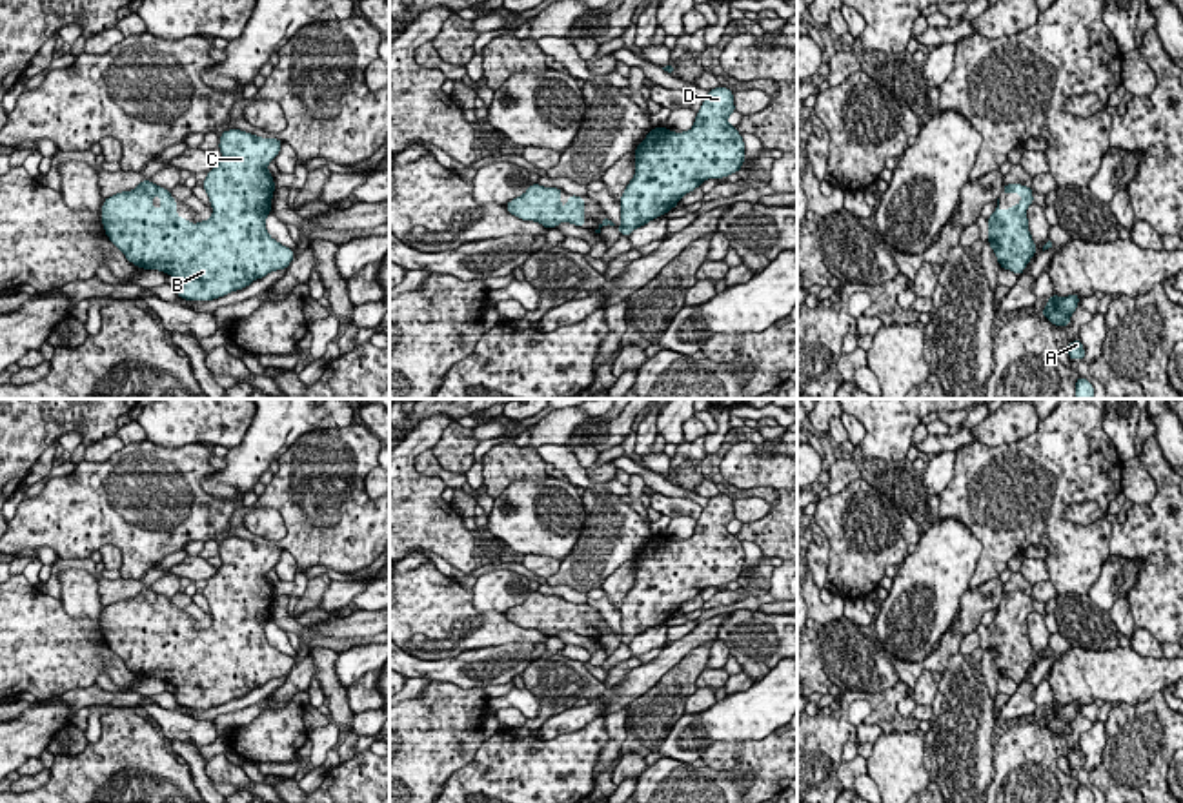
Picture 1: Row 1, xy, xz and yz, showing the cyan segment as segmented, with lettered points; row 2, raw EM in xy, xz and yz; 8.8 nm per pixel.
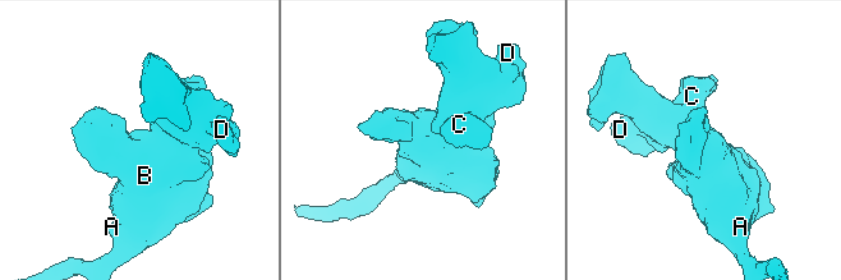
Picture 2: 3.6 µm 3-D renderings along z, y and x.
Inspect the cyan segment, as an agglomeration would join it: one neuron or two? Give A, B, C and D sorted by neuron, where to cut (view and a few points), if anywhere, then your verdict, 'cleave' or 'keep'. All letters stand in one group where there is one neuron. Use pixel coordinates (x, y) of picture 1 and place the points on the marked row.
A B C D | no cut | keep

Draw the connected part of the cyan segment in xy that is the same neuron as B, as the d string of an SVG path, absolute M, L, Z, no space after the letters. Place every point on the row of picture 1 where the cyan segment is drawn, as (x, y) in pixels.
M240 129L220 133L222 158L202 182L213 208L207 220L195 224L178 217L171 191L142 180L135 189L104 200L102 226L107 239L131 264L175 277L175 291L184 300L213 300L244 290L271 271L288 269L295 251L271 239L264 224L275 191L268 164L275 160L280 146L278 138L262 138Z

